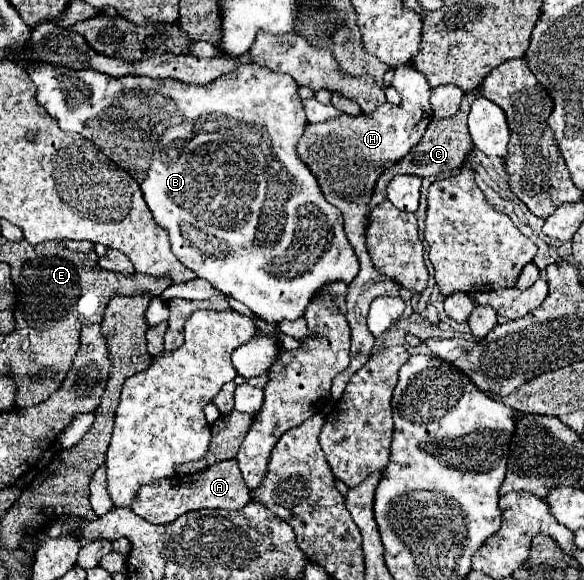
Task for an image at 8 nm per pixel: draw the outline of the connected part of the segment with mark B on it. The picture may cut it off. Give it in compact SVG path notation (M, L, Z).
M27 62L25 70L37 88L37 94L35 94L37 102L57 120L61 130L77 132L83 138L91 140L105 156L109 156L117 166L121 166L127 174L131 174L137 180L137 184L141 186L145 204L149 206L157 226L161 226L167 232L167 236L171 240L171 252L177 256L177 260L183 266L187 266L189 270L193 270L199 278L211 282L211 286L221 290L225 296L249 306L249 310L263 322L277 328L283 320L297 320L299 316L303 316L309 300L313 298L313 294L319 288L323 288L329 282L337 282L337 280L351 282L357 276L359 262L357 262L357 256L343 232L343 216L335 206L331 206L325 200L325 196L321 194L321 190L317 186L315 176L299 160L297 150L295 150L297 140L301 138L301 134L305 130L307 118L305 118L305 112L301 106L301 98L297 94L297 84L291 76L273 74L271 70L261 68L261 66L239 66L235 72L221 76L207 86L195 86L195 84L177 82L173 78L165 78L165 80L153 80L147 76L113 78L113 76L101 74L97 70L69 70L69 68L61 68L61 66L49 66L43 62L41 64Z

